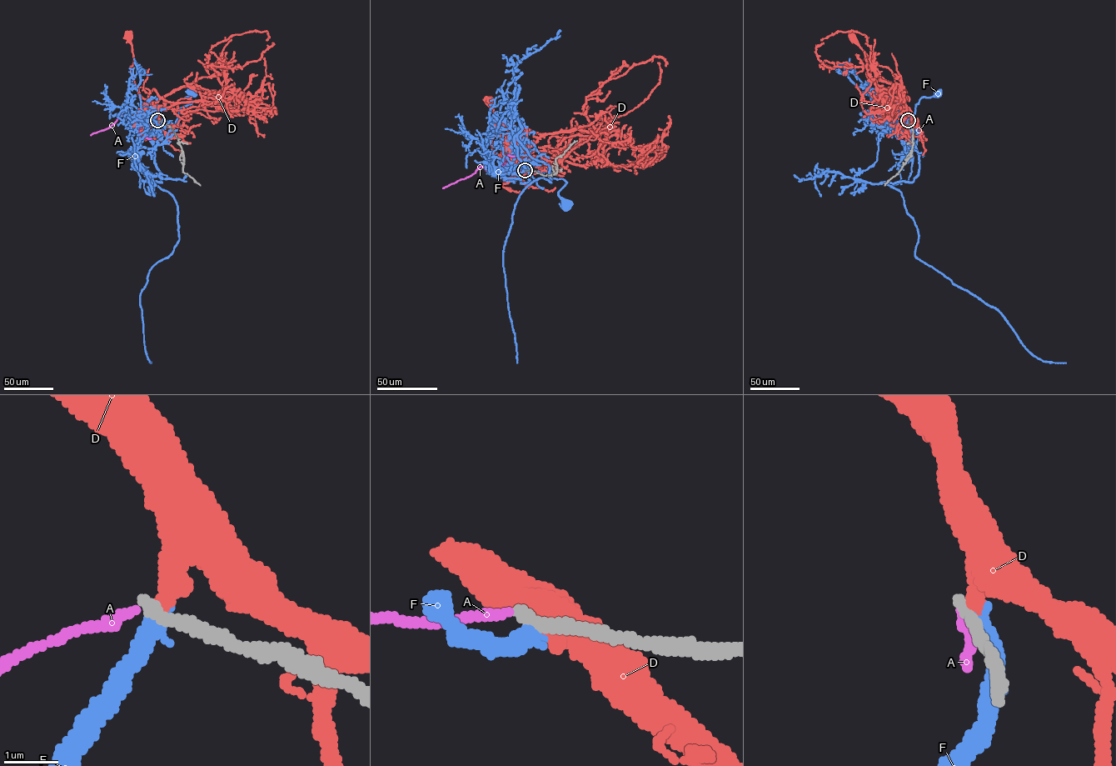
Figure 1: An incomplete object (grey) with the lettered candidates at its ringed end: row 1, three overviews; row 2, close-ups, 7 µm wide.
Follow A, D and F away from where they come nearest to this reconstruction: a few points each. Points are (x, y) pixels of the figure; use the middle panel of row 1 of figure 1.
A: (525, 170), (505, 168), (495, 175), (480, 167), (470, 175), (442, 188)
D: (525, 170), (518, 162), (504, 162), (492, 150), (495, 118), (493, 107), (487, 101)
F: (525, 170), (520, 167), (538, 172), (546, 170), (551, 178), (563, 179), (566, 183), (558, 196), (566, 206)

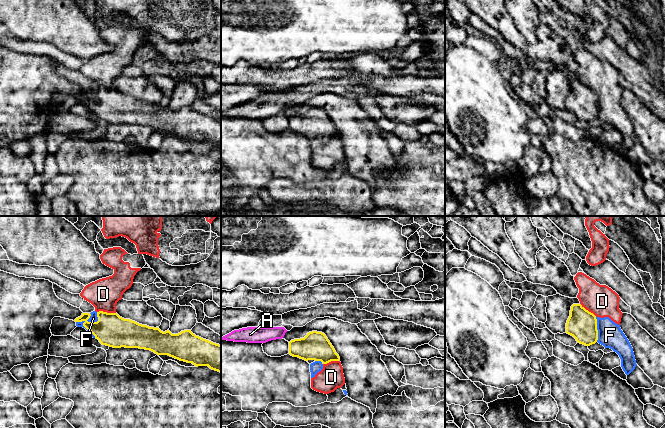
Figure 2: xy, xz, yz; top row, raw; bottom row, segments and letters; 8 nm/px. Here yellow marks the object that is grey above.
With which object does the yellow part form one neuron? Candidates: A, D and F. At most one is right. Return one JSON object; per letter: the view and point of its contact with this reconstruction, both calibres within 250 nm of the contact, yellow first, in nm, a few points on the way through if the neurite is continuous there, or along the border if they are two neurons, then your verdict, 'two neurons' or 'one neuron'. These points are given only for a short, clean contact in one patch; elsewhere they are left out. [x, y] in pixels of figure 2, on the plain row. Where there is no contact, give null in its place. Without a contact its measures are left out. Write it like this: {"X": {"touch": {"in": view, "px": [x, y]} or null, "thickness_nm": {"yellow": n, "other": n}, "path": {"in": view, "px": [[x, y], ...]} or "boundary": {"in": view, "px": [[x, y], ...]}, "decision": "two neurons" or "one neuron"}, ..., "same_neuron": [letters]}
{"A": {"touch": null, "decision": "two neurons"}, "D": {"touch": {"in": "xy", "px": [106, 88]}, "thickness_nm": {"yellow": 260, "other": 240}, "boundary": {"in": "xy", "px": [[97, 87], [115, 89]]}, "decision": "two neurons"}, "F": {"touch": {"in": "xy", "px": [87, 97]}, "thickness_nm": {"yellow": 260, "other": 60}, "boundary": {"in": "xy", "px": [[97, 88], [96, 97], [86, 96], [83, 99], [95, 113]]}, "decision": "two neurons"}, "same_neuron": []}

